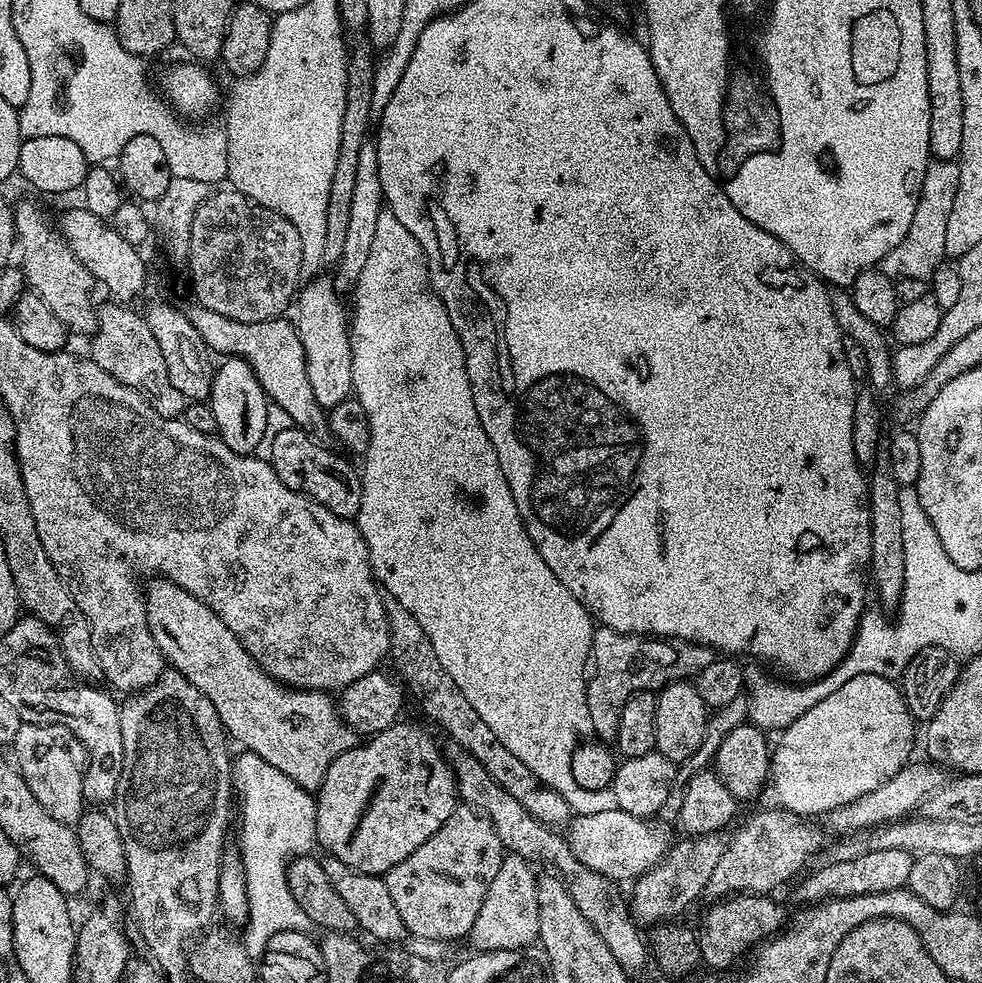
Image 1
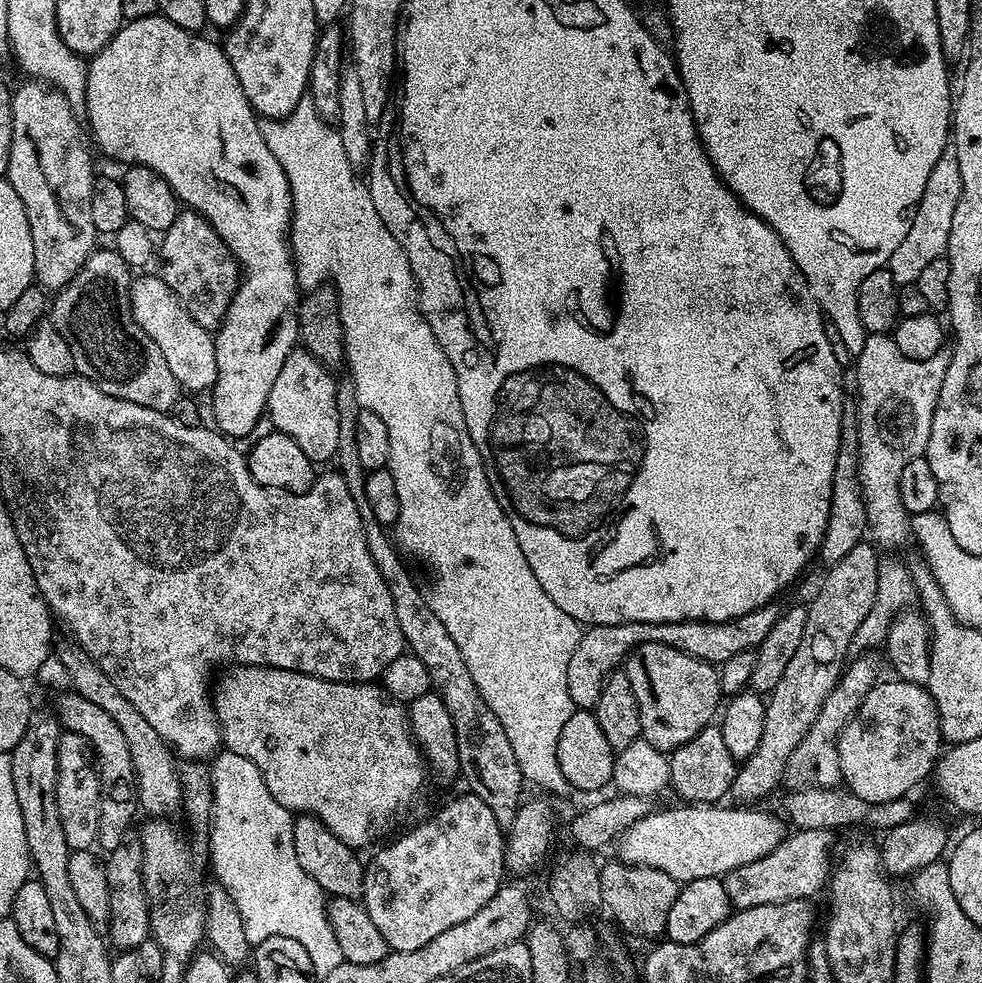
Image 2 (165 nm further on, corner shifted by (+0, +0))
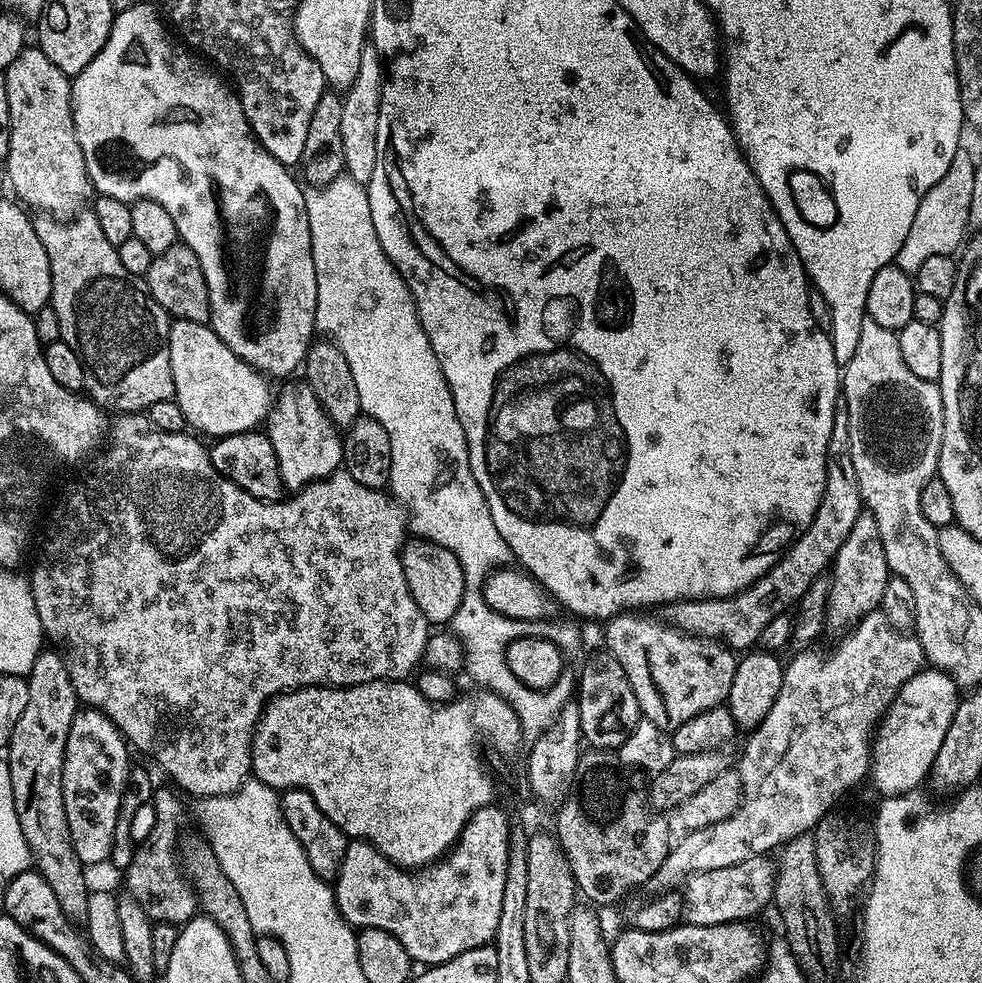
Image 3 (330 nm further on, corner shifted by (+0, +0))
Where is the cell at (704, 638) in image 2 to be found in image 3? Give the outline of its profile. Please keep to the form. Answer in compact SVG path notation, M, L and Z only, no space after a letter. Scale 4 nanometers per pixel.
M840 402L837 403L834 426L830 430L826 490L808 529L794 541L780 561L750 587L734 596L725 596L722 600L675 600L672 604L659 605L659 619L688 636L717 640L733 650L751 649L759 641L763 628L796 606L810 590L811 584L831 569L832 561L838 550L842 550L842 542L846 542L850 530L854 530L854 522L858 522L861 511L858 474L854 474L854 462L850 454L850 414L848 407Z

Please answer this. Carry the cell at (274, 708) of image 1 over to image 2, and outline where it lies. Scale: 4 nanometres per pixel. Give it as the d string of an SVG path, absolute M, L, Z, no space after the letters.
M242 664L232 666L232 669L220 680L220 692L214 696L214 720L218 725L218 732L224 735L223 747L234 754L242 754L242 758L250 758L254 766L264 775L266 786L270 794L293 814L307 814L317 816L346 846L363 850L367 844L372 844L392 824L392 819L399 812L404 812L416 800L416 795L424 788L424 772L426 761L420 745L412 736L412 727L408 725L408 713L405 705L399 700L392 699L383 687L372 682L363 684L339 684L333 680L323 680L317 676L308 676L305 672L291 672L281 668L266 668L263 664Z

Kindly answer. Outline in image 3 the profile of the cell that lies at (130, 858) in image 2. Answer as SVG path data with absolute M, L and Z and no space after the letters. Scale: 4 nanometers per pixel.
M175 791L172 792L155 793L156 817L152 820L152 829L149 830L148 837L136 844L136 853L126 869L128 876L126 892L135 898L138 906L142 906L142 910L146 910L146 914L153 922L182 926L197 915L198 905L196 894L178 863L176 834L180 830L181 797Z

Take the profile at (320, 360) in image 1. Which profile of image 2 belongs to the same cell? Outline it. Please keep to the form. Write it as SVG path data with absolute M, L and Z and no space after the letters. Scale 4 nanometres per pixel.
M302 346L292 349L292 353L282 362L274 386L270 386L267 415L271 417L272 427L298 442L302 454L310 458L313 465L321 466L331 461L338 450L338 411L335 406L337 381L332 380L329 369L314 354Z

